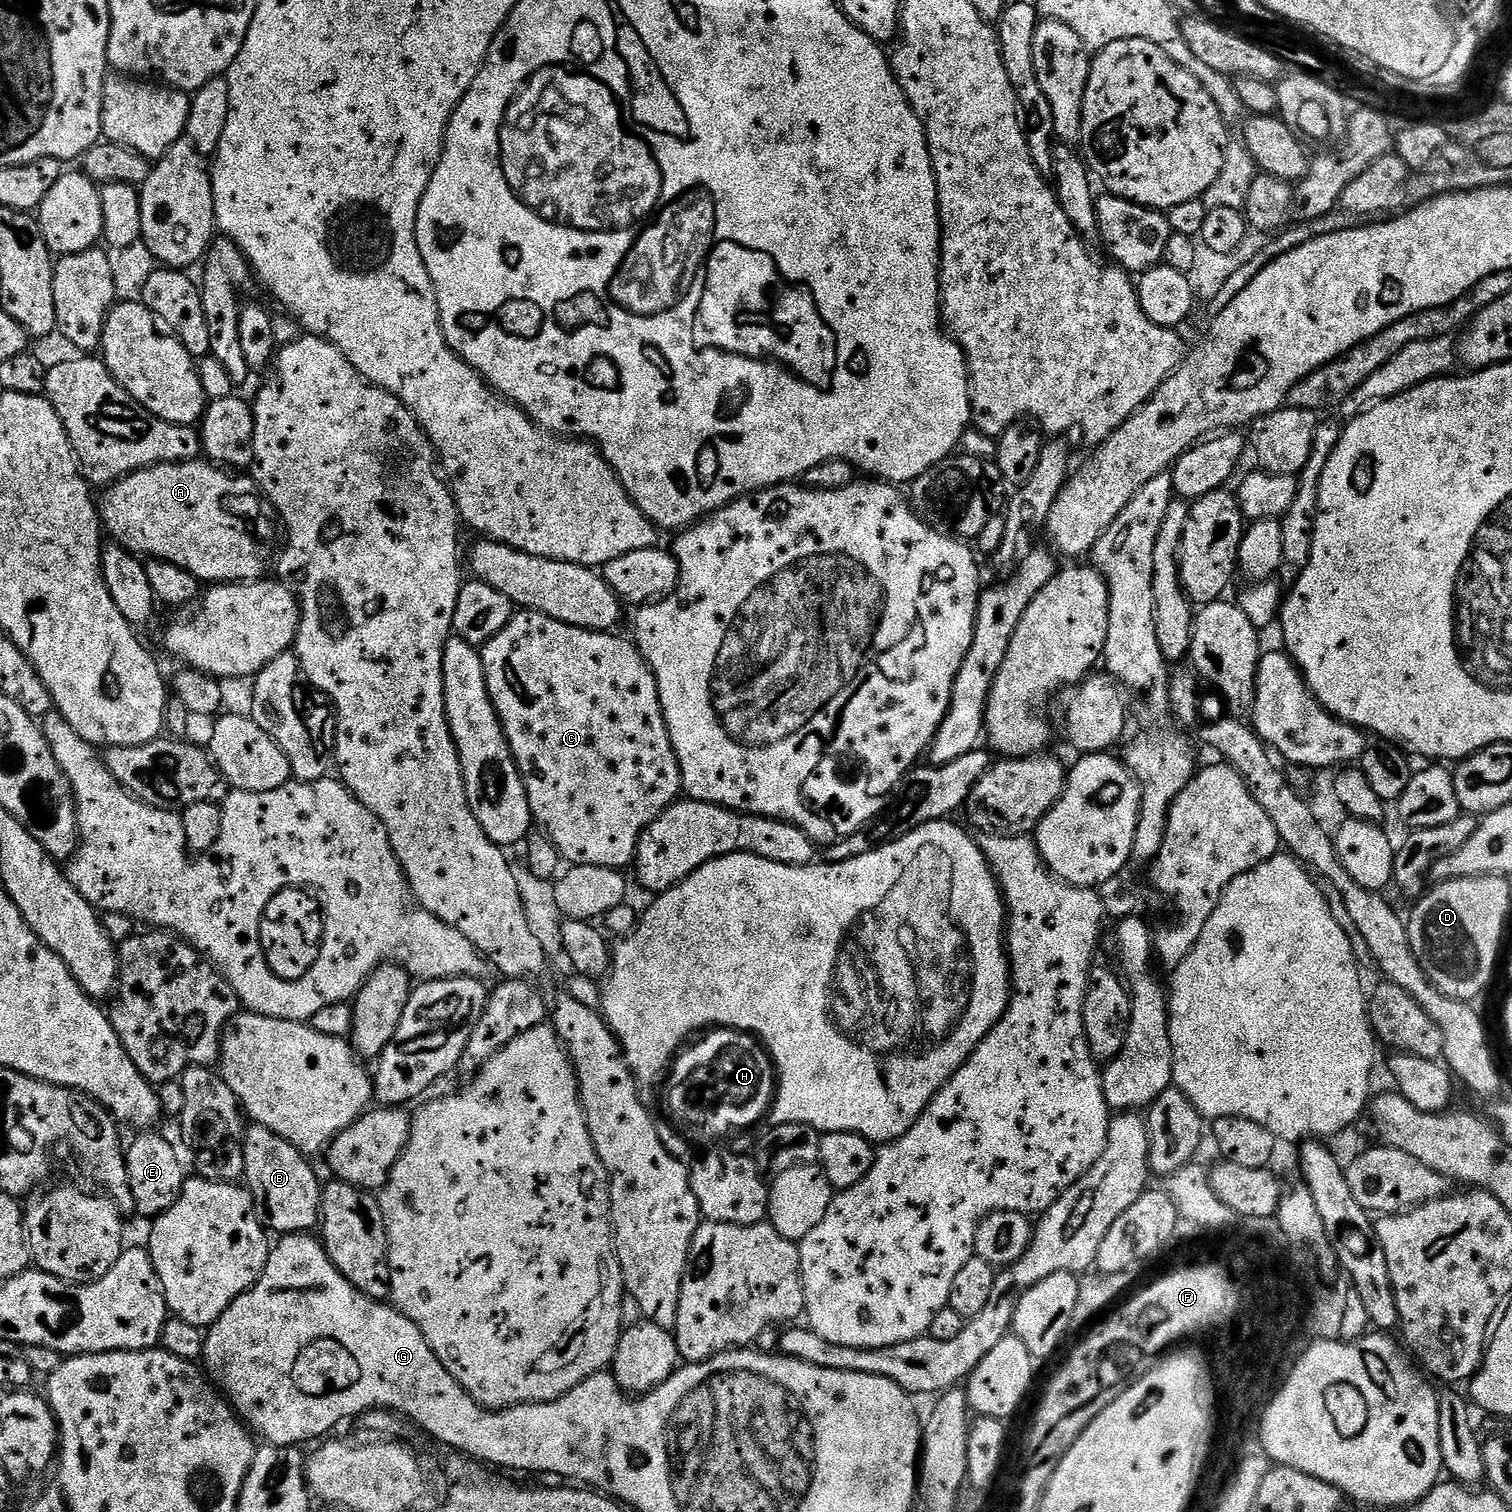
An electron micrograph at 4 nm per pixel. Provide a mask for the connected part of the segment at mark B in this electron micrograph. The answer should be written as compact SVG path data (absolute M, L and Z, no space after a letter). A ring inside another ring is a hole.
M252 1124L245 1129L243 1162L246 1186L261 1208L262 1222L271 1233L304 1234L319 1225L323 1183L304 1153L261 1124Z

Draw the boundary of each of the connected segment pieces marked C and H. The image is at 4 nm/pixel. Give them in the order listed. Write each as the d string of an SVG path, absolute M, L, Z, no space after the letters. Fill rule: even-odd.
M520 610L513 615L512 621L482 648L489 696L501 720L501 726L504 728L512 756L516 760L517 769L524 780L532 819L548 833L554 844L558 846L561 857L572 866L581 864L617 870L627 869L627 864L629 867L636 859L636 848L640 845L641 834L682 796L680 763L674 754L674 746L670 742L670 734L662 714L656 676L635 643L631 639L623 640L622 637L616 635L612 632L582 630L578 626L558 622L541 612Z
M722 1028L719 1032L701 1035L697 1040L700 1041L693 1048L685 1047L671 1065L667 1077L668 1116L690 1143L712 1146L715 1145L712 1144L715 1140L720 1140L731 1132L740 1132L767 1117L780 1083L780 1073L776 1071L766 1038L755 1036L752 1032L731 1032L729 1028Z

